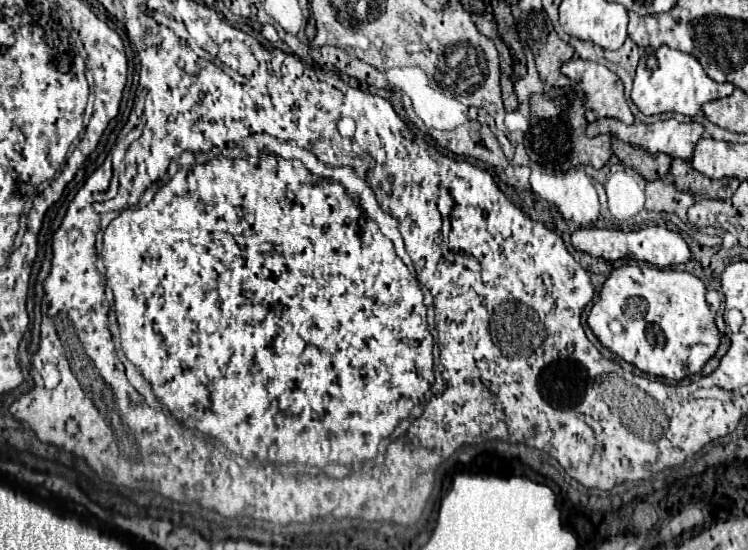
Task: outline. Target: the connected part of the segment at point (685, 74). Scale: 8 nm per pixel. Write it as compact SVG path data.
M662 45L658 49L648 47L642 51L630 97L644 115L672 111L686 117L694 117L704 103L728 97L732 91L732 83L716 83L714 79L710 79L694 55Z

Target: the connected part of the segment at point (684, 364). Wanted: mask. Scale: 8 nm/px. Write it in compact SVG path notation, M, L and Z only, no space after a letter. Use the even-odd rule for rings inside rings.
M624 265L606 279L598 303L588 315L598 341L636 369L680 381L700 373L720 347L720 331L706 303L704 283L686 271Z

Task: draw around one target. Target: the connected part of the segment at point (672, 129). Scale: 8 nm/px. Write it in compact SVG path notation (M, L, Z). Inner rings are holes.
M604 119L604 129L600 126L599 120L588 125L586 133L589 137L595 137L601 133L610 133L610 135L616 135L620 141L624 143L630 143L630 145L638 145L638 147L644 147L646 151L650 153L666 153L670 157L680 157L684 161L690 161L692 159L692 151L694 151L694 145L696 141L702 137L702 125L696 123L696 121L684 121L680 123L678 119L668 119L668 121L656 121L656 123L632 123L632 125L624 125L622 121L618 119Z

